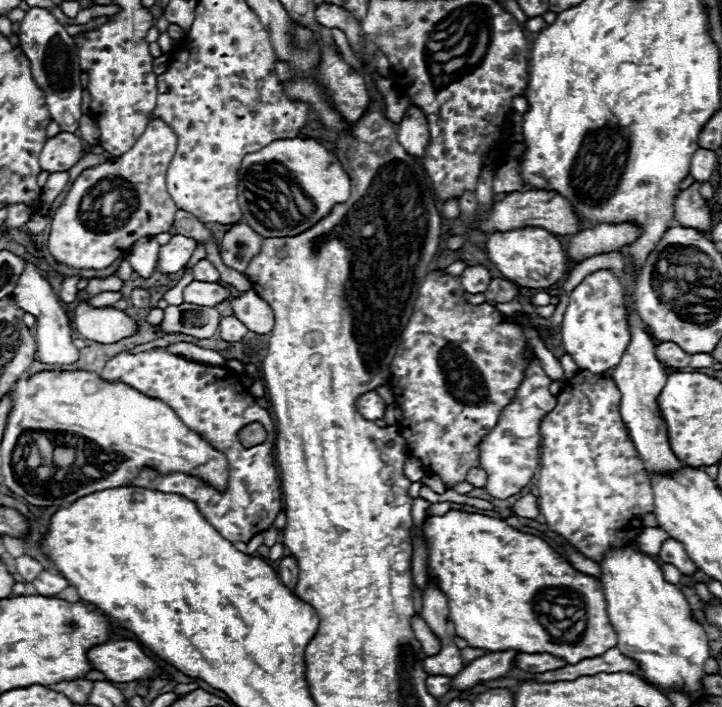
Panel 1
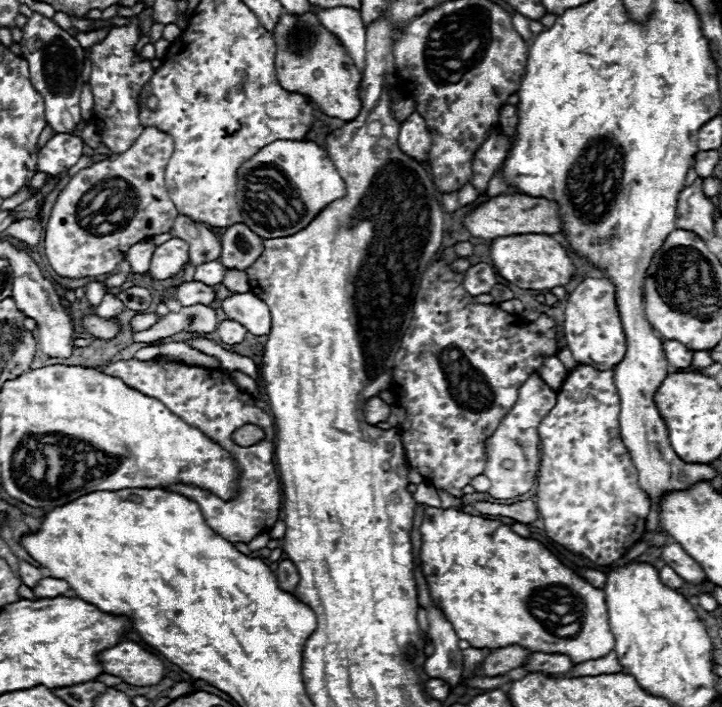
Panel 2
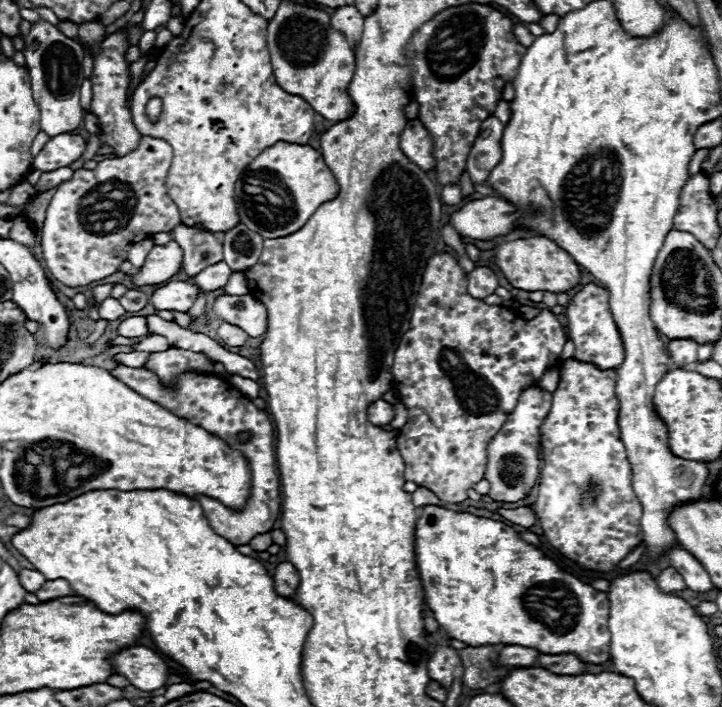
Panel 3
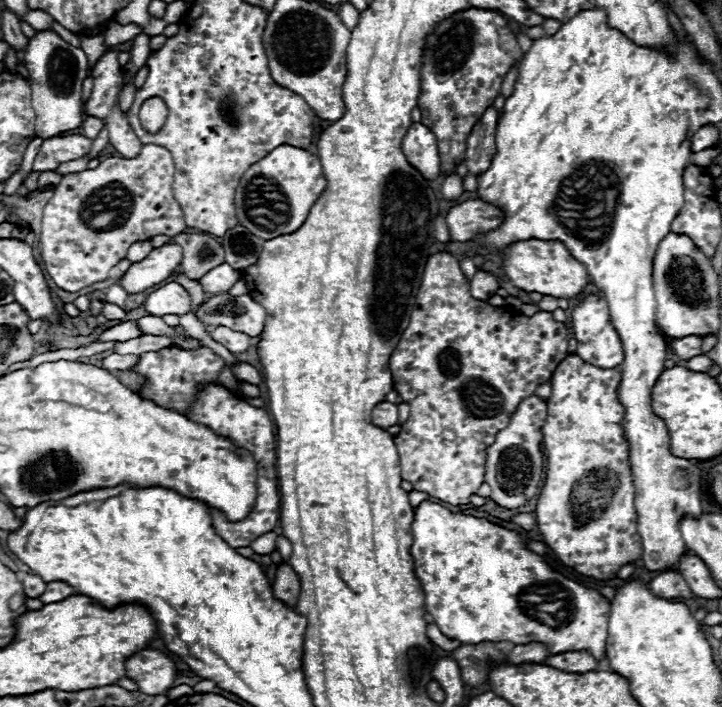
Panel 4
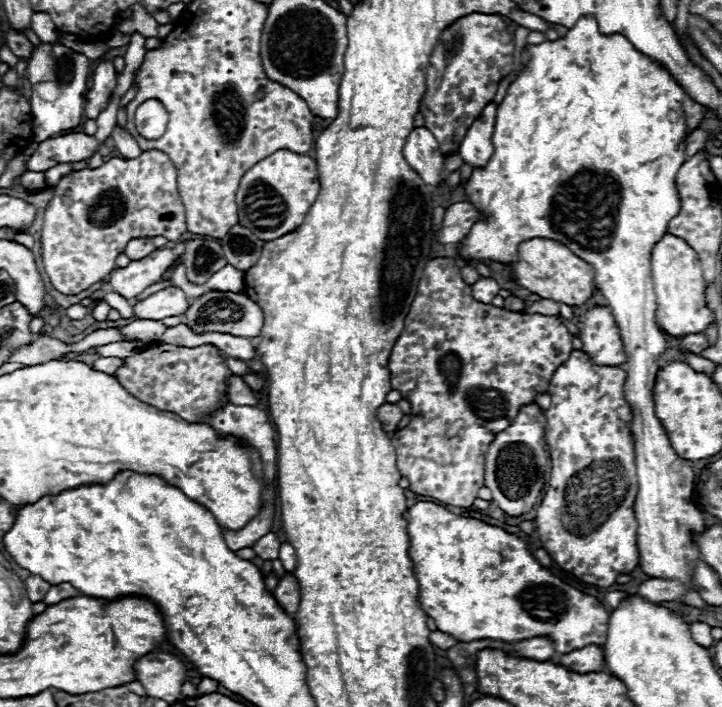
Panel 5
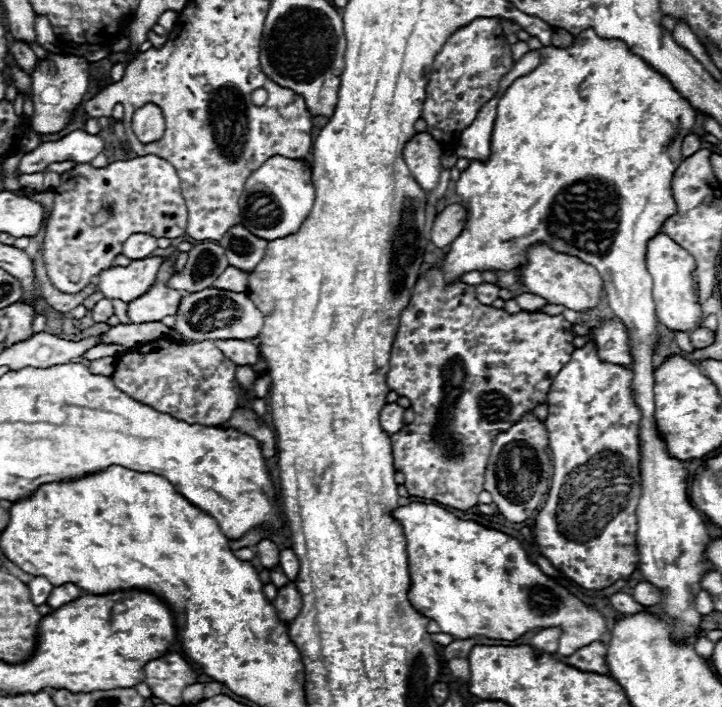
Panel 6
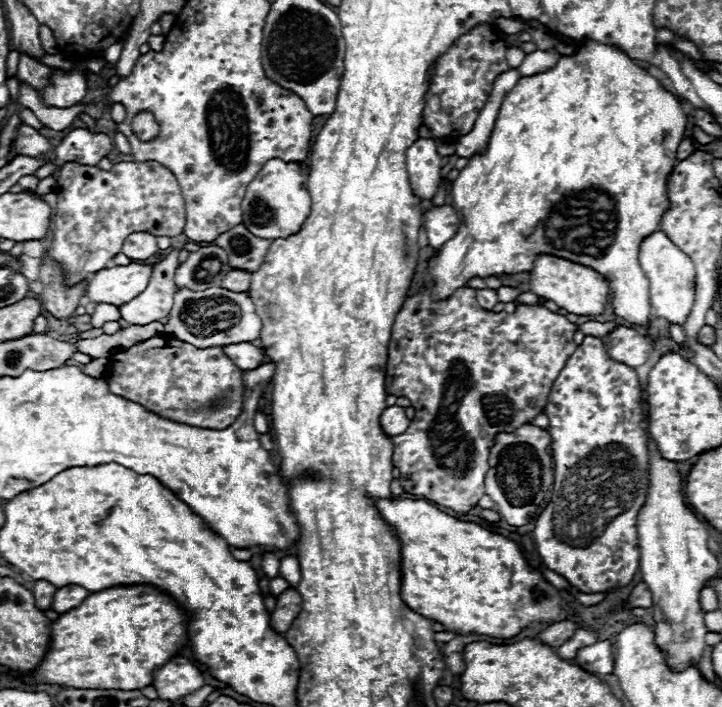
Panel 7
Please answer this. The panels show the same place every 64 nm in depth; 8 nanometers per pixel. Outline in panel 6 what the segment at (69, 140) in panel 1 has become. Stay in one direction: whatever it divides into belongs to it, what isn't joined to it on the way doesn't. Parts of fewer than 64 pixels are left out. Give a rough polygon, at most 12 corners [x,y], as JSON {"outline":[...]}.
{"outline":[[74,130],[22,156],[18,174],[52,162],[90,164],[106,148],[100,136]]}

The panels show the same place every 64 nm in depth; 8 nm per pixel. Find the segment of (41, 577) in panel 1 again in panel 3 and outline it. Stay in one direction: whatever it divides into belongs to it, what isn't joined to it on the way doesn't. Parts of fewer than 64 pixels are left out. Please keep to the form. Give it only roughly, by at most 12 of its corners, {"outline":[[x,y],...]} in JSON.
{"outline":[[46,580],[36,596],[42,602],[72,596],[68,582]]}

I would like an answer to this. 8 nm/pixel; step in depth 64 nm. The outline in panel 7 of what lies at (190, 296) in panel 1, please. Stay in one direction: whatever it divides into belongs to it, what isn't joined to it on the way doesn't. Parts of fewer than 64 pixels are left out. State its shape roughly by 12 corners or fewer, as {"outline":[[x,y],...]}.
{"outline":[[174,248],[154,266],[150,284],[120,306],[128,324],[144,326],[170,314],[178,268]]}

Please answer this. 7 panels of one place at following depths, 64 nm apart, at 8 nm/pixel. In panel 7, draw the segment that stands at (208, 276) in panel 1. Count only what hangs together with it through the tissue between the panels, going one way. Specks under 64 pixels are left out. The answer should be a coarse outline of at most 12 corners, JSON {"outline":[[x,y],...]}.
{"outline":[[232,268],[220,286],[230,292],[248,292],[246,270]]}

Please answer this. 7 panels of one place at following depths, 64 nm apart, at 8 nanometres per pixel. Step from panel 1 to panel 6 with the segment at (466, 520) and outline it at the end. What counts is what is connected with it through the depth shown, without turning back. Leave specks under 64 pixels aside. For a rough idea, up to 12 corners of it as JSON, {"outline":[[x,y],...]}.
{"outline":[[438,504],[398,506],[408,600],[456,640],[606,618],[516,538]]}

